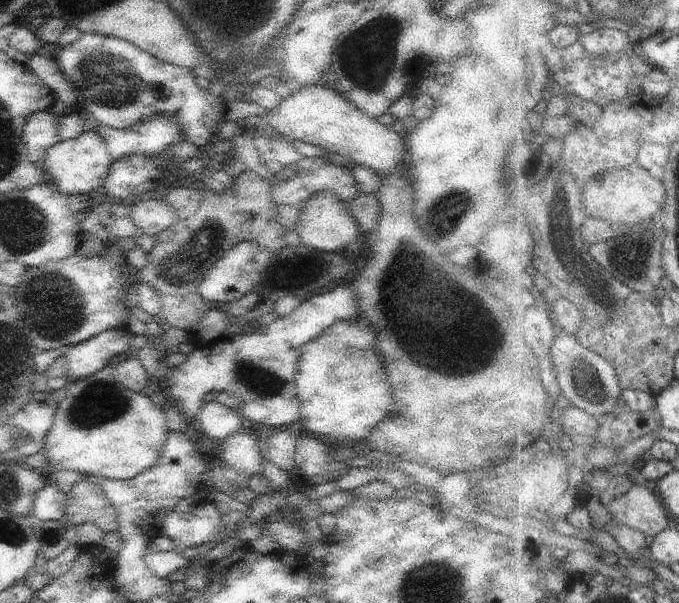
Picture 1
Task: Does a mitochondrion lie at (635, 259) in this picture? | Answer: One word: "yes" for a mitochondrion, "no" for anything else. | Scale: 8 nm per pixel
yes

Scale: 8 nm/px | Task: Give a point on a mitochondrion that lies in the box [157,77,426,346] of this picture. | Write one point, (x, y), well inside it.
(207, 243)

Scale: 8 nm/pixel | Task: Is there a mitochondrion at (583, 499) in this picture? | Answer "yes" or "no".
no

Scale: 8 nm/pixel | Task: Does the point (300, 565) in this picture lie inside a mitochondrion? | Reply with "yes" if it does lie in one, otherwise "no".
no

